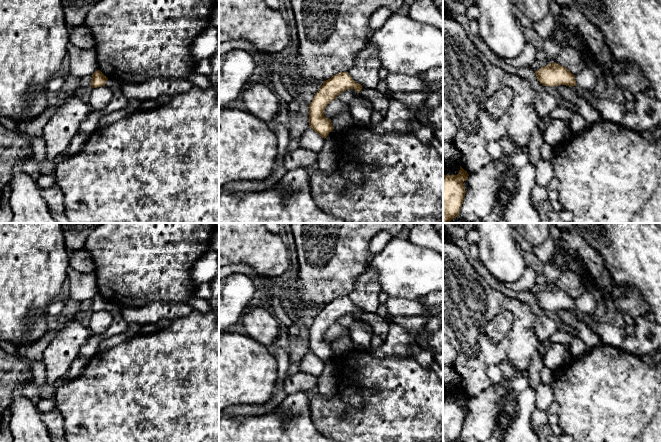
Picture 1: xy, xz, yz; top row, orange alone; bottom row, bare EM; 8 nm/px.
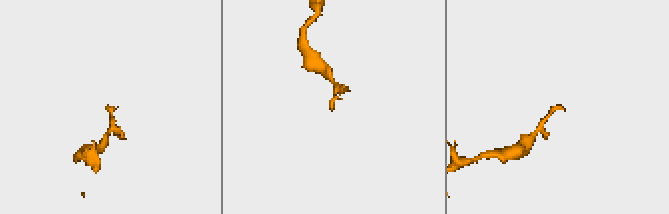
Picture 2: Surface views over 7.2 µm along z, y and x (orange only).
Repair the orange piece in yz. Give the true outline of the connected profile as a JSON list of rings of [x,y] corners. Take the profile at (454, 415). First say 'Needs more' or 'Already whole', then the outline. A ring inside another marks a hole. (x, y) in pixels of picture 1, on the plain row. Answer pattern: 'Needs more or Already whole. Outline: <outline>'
Already whole. Outline: [[[461,390],[457,399],[443,399],[443,442],[456,442],[459,439],[465,421],[464,405],[469,398]]]

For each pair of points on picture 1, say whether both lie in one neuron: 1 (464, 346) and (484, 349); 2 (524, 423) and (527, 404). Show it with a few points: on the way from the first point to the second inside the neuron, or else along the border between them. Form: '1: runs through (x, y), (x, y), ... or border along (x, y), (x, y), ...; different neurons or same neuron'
1: runs through (469, 346), (479, 349); same neuron
2: runs through (524, 418), (524, 409); same neuron

